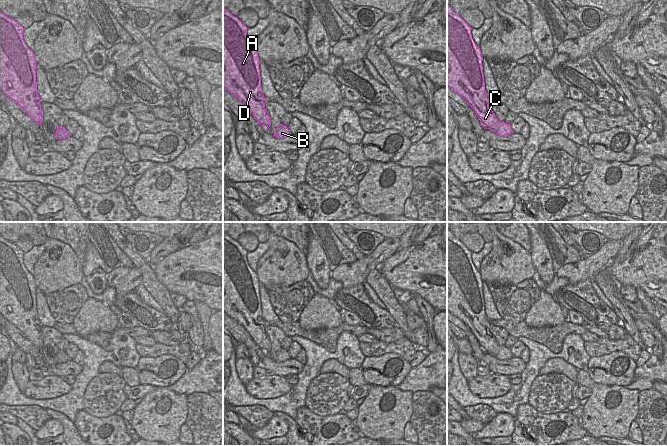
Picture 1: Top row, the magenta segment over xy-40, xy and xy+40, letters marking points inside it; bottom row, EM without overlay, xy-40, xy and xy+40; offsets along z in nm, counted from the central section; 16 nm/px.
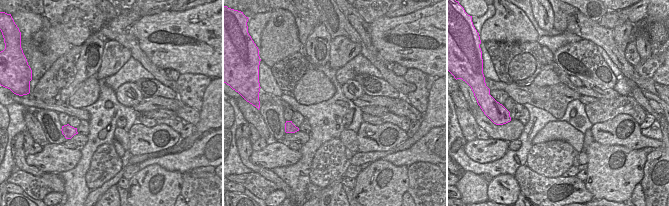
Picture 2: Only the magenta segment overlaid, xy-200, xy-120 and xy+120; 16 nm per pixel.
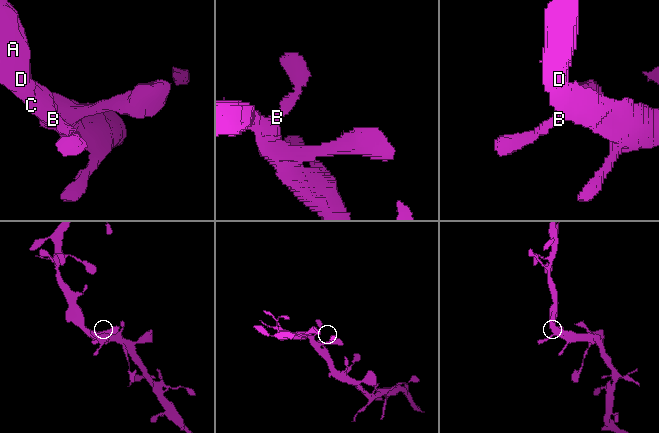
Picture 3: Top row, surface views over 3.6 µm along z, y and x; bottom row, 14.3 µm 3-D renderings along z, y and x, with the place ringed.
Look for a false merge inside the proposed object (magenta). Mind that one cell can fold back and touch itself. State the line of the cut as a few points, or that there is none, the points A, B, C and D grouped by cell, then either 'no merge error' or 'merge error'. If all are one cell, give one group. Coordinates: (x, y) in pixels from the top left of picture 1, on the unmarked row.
cut none; groups A B C D; no merge error

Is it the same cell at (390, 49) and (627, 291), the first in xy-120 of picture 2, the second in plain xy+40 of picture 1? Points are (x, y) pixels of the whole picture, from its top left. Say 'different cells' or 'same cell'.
different cells

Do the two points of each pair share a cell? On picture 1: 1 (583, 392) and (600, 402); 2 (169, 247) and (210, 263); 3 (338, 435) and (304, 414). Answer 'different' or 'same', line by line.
1: different
2: different
3: same

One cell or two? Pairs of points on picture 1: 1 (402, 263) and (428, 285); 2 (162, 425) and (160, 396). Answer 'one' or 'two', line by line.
1: one
2: one

